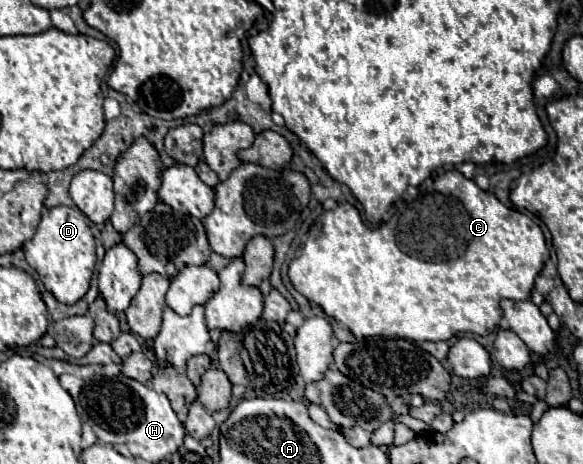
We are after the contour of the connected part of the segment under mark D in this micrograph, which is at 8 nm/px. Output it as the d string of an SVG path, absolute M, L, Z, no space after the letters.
M56 206L46 210L34 238L28 240L22 250L26 262L38 272L46 290L52 292L62 304L74 304L88 292L96 264L96 250L88 218L78 208Z

